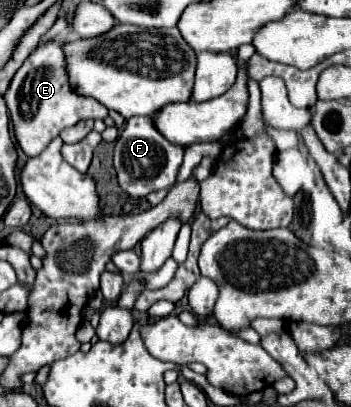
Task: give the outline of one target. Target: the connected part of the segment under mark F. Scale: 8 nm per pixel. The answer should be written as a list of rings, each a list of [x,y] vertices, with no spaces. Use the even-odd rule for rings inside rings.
[[[133,116],[125,122],[125,128],[121,130],[119,138],[115,140],[115,152],[113,152],[113,166],[117,174],[117,182],[131,198],[145,198],[147,194],[171,188],[176,182],[176,177],[184,156],[184,148],[169,144],[153,126],[151,116]],[[155,164],[165,164],[160,172],[153,177],[153,170],[161,168]],[[151,176],[151,178],[143,177]]]

